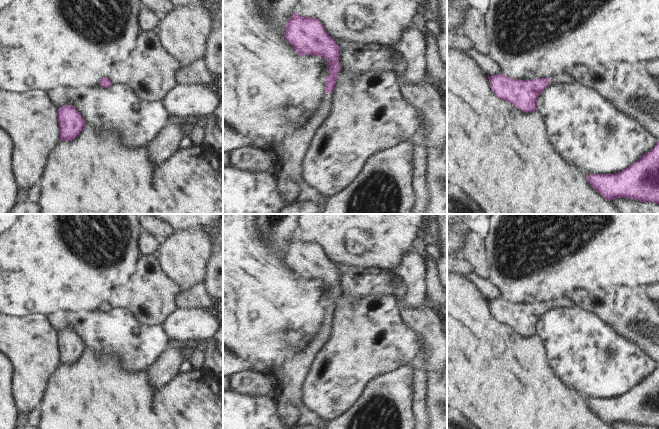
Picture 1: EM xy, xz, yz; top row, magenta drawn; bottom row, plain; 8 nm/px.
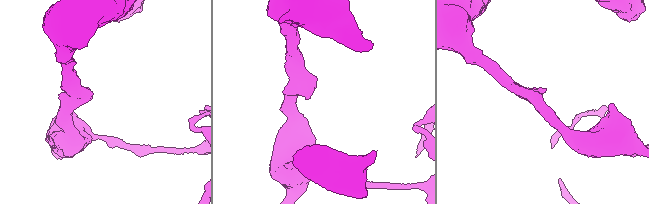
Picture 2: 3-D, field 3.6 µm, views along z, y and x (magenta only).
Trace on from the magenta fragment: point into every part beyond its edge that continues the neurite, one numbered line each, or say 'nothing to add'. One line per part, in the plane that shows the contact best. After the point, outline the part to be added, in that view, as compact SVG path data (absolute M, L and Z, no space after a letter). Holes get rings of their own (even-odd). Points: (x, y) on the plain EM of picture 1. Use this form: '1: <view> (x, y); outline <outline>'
1: xz (291, 411); outline M333 315L324 316L307 347L280 366L280 394L275 397L275 407L279 421L286 428L308 425L324 429L326 426L326 422L303 403L302 386L316 354L331 334L332 321Z

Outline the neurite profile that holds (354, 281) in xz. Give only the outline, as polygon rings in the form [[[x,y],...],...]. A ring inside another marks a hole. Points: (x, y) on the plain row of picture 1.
[[[332,261],[339,271],[339,288],[351,297],[365,297],[372,293],[393,295],[389,283],[392,274],[378,268],[358,267]]]

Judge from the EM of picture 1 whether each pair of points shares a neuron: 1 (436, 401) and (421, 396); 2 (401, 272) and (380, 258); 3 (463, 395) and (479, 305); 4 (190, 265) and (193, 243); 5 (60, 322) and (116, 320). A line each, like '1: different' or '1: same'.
1: different
2: different
3: same
4: same
5: same

